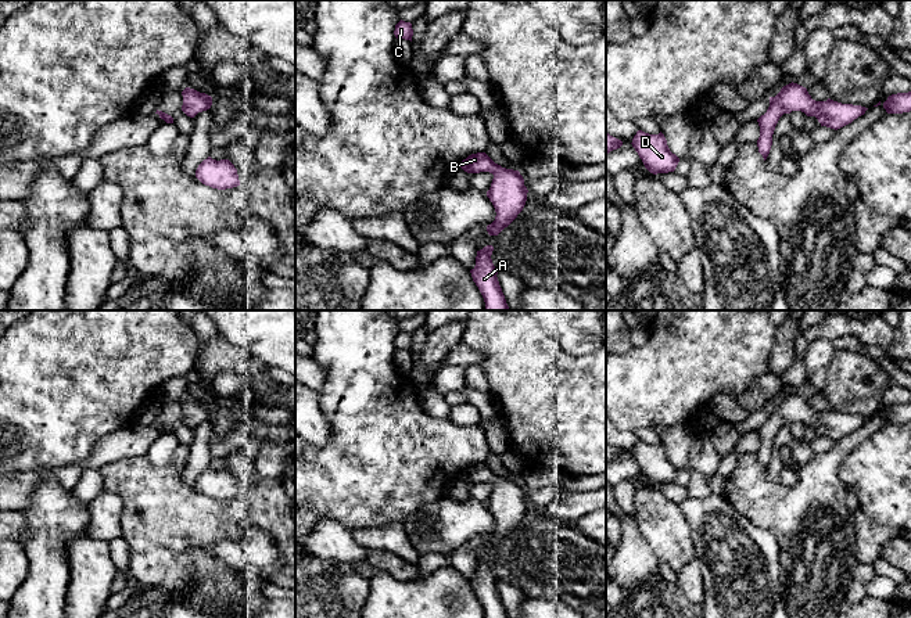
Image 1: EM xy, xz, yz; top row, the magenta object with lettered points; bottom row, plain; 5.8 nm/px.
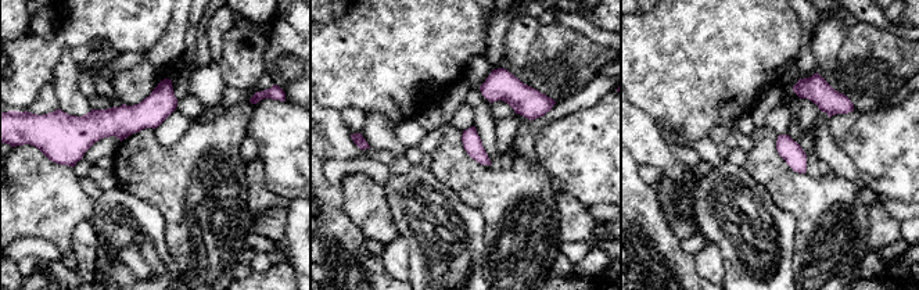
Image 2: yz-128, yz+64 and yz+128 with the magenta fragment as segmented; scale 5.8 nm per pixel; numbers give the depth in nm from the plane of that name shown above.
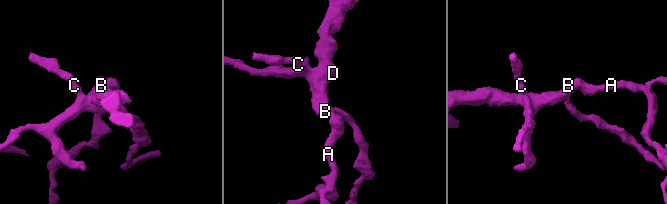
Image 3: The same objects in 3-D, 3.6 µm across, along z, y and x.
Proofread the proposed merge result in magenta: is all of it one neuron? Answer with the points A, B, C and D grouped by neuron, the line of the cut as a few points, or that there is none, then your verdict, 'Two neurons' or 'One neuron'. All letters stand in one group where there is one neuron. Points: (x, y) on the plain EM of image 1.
Groups: A B C D. No split. One neuron

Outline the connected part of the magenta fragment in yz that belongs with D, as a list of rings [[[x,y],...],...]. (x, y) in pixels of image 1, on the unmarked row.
[[[638,441],[631,454],[645,478],[653,485],[674,482],[679,473],[679,468],[670,461],[661,442],[659,445],[649,445]]]

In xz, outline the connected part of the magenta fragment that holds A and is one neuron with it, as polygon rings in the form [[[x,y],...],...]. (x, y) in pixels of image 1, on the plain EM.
[[[492,556],[477,561],[476,576],[470,583],[484,608],[485,618],[509,618],[496,588],[498,582],[491,570],[492,561]]]

